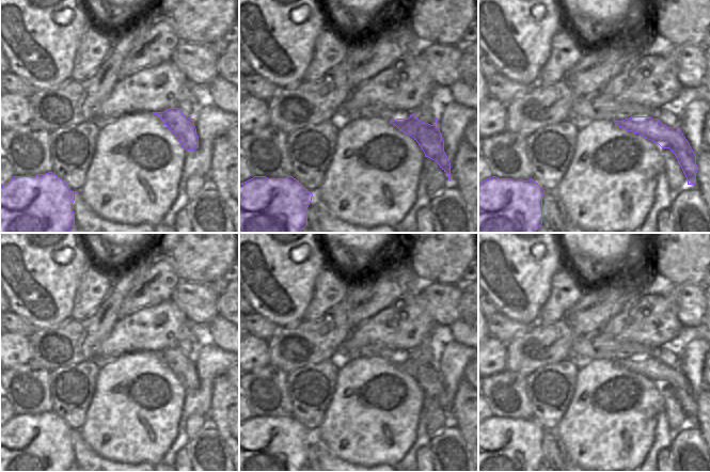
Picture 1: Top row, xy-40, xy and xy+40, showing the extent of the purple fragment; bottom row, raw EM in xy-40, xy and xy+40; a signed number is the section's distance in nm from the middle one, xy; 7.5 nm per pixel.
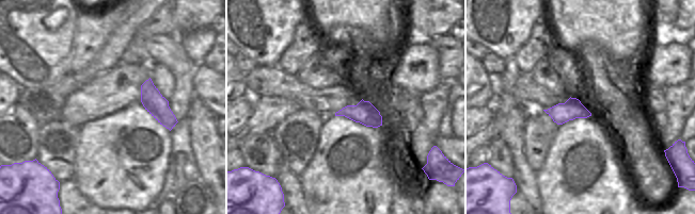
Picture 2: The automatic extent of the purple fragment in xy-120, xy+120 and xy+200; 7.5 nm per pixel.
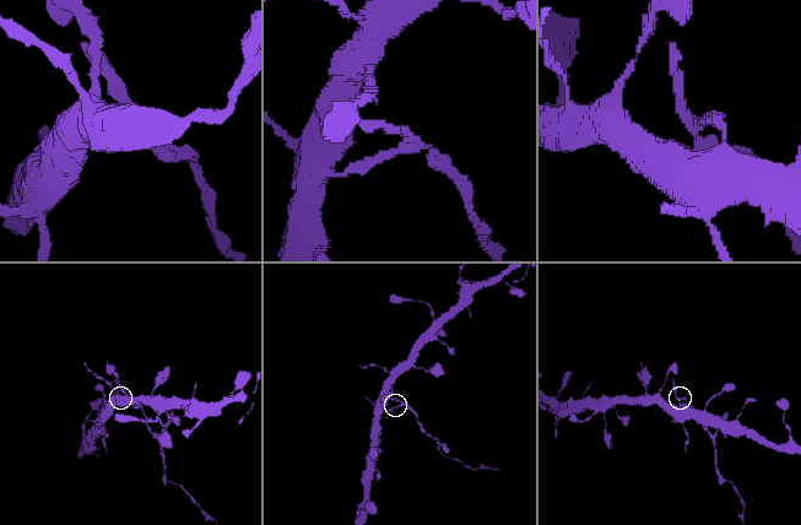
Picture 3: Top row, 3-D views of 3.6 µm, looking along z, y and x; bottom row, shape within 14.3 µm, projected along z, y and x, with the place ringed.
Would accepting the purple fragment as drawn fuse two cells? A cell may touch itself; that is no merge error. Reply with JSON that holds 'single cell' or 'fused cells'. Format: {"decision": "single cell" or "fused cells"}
{"decision": "fused cells"}

